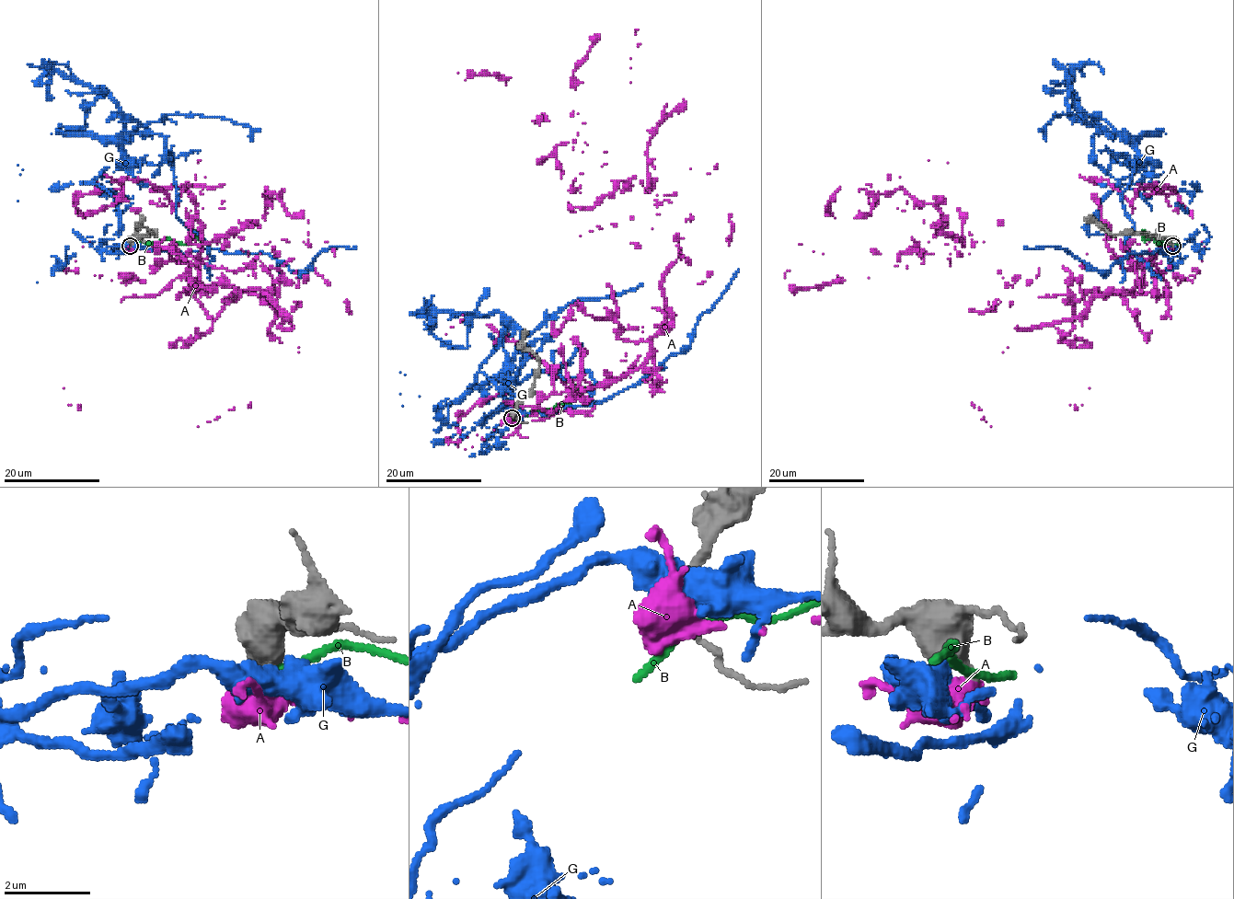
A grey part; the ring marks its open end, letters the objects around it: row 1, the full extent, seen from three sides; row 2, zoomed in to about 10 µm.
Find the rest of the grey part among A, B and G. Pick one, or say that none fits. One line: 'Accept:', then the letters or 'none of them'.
Accept: none of them

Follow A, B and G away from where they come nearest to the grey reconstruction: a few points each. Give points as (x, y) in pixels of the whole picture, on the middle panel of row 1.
A: (513, 417), (671, 321), (659, 203), (572, 207), (557, 159), (600, 35), (636, 30), (631, 82)
B: (513, 416), (553, 408), (559, 403), (569, 404), (582, 389), (588, 388)
G: (513, 413), (604, 399), (590, 372), (559, 367), (510, 386), (521, 331), (502, 314), (434, 310), (455, 349)

